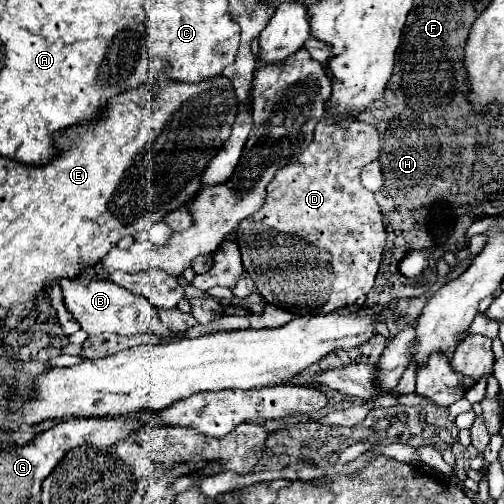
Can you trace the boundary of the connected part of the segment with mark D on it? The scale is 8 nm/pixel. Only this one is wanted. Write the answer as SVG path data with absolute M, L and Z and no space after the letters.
M324 119L316 125L316 131L314 131L314 139L312 143L304 149L304 153L300 153L297 157L293 157L292 161L288 165L280 168L278 173L274 175L274 179L270 181L268 185L268 197L264 201L264 207L260 211L256 211L256 215L244 219L240 225L238 225L238 247L240 247L240 253L242 253L242 263L244 263L244 269L248 273L248 277L256 283L256 289L258 293L262 295L262 299L270 305L276 305L284 311L290 311L294 315L328 315L328 313L334 313L342 307L348 307L348 305L354 305L358 297L366 295L372 285L374 285L374 279L376 279L376 273L378 273L378 265L380 265L380 259L382 259L382 249L384 249L384 243L386 243L386 231L384 231L384 225L382 225L382 213L380 213L380 207L374 199L374 193L364 189L364 185L360 183L360 173L362 173L362 167L370 161L374 161L380 153L380 135L376 133L376 129L360 119L352 121L348 129L338 129L334 125L328 125Z

